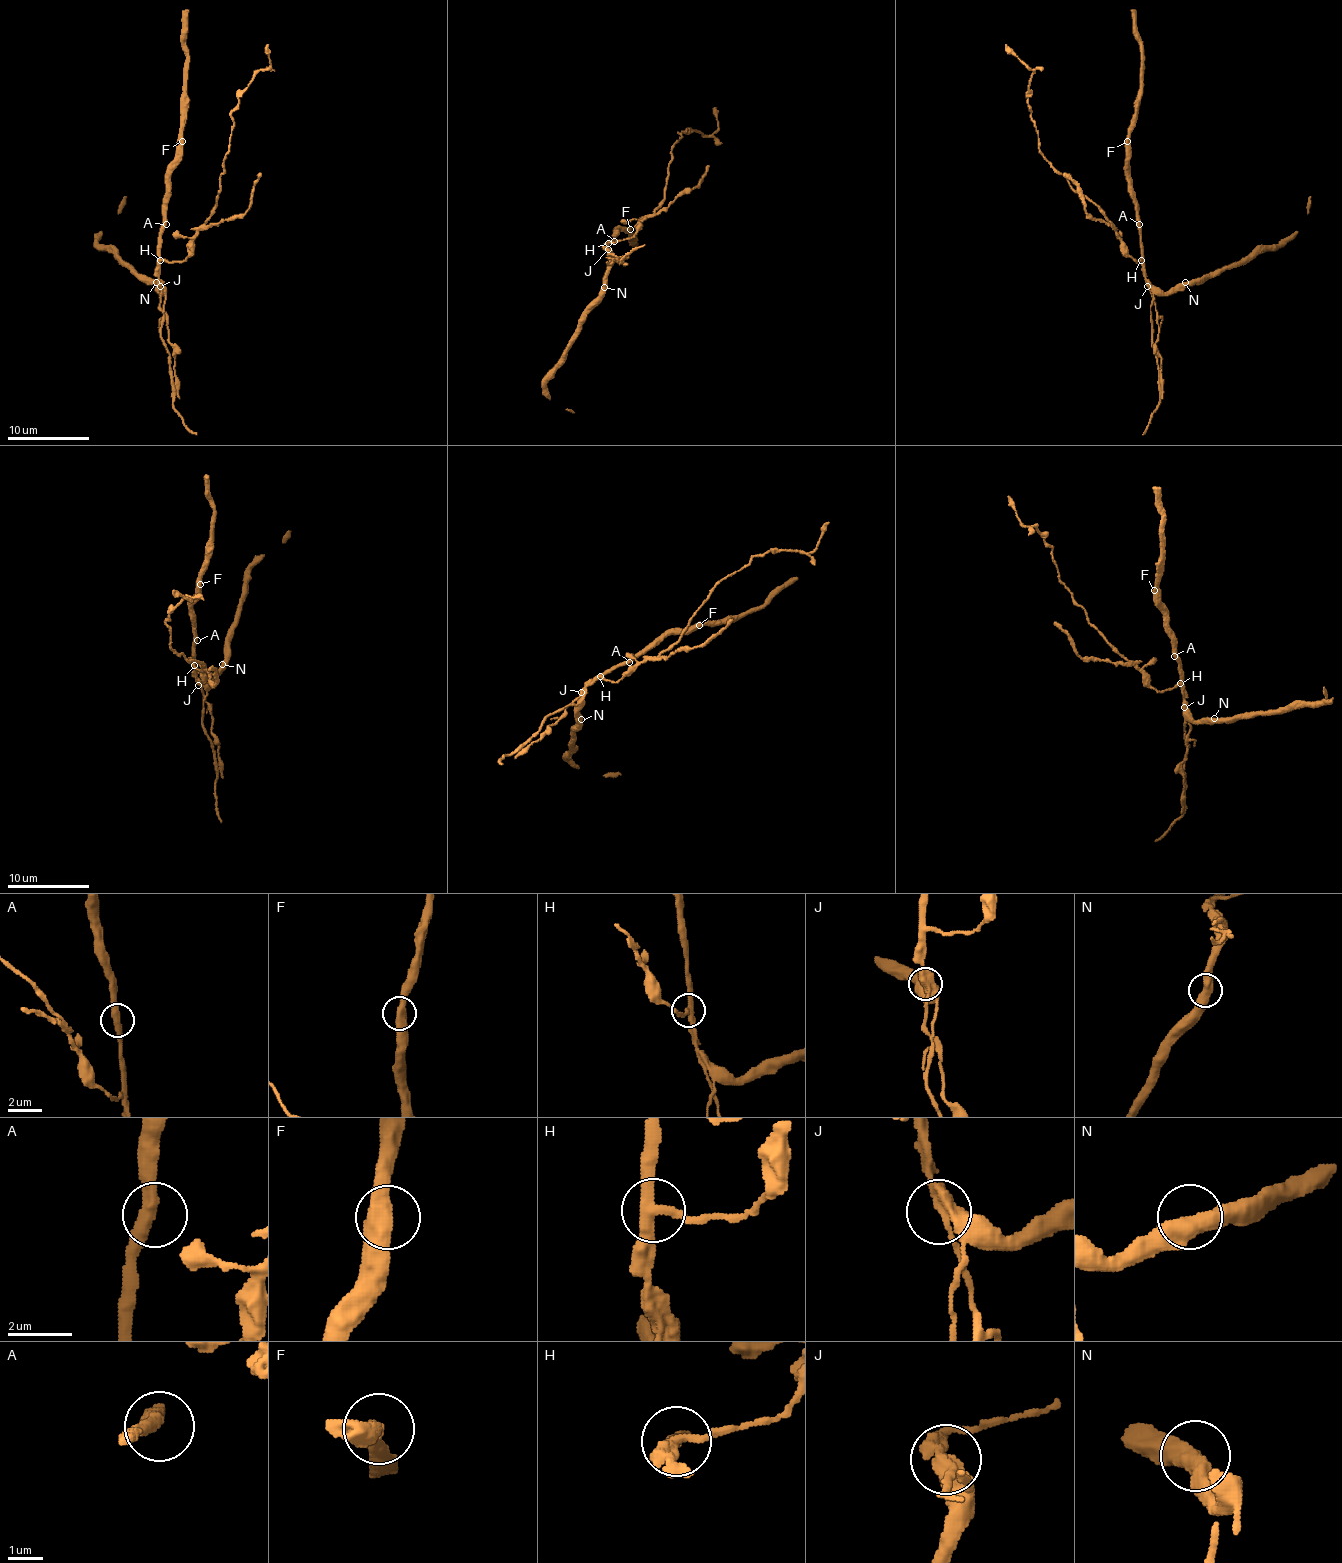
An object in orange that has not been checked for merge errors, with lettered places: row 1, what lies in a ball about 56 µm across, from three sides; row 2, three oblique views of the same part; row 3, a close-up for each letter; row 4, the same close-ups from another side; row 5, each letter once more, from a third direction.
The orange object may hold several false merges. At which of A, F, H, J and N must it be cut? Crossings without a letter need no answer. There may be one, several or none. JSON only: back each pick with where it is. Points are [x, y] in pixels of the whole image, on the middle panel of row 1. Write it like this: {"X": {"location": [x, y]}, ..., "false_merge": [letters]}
{"H": {"location": [608, 243]}, "J": {"location": [608, 249]}, "false_merge": ["H", "J"]}

